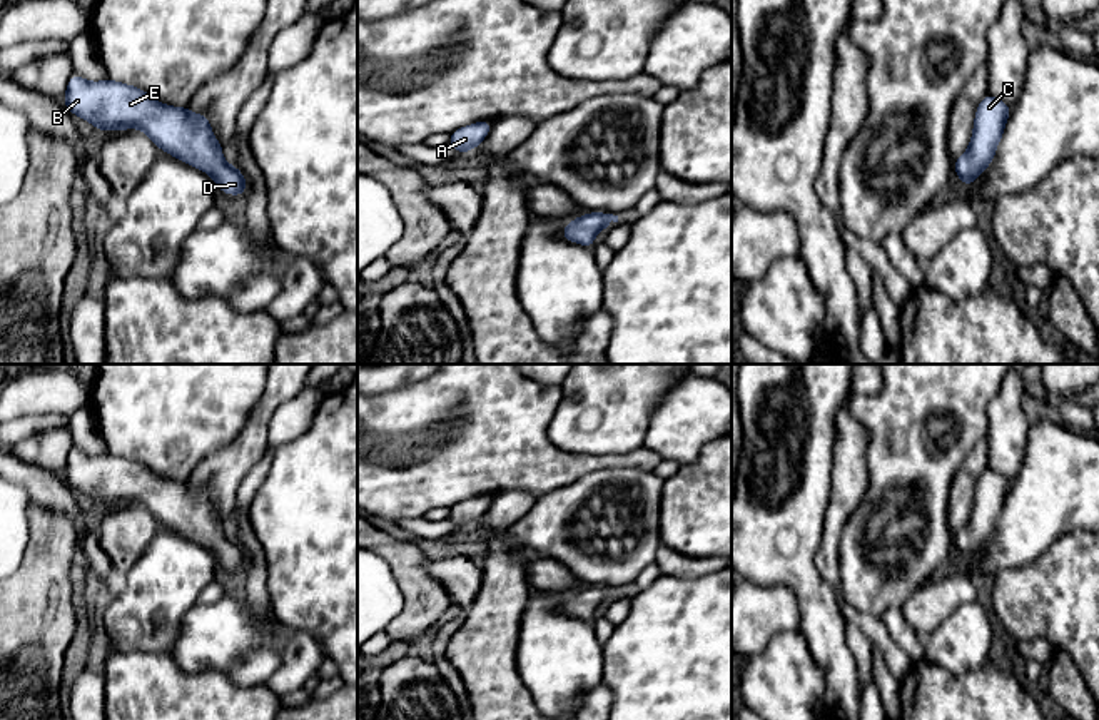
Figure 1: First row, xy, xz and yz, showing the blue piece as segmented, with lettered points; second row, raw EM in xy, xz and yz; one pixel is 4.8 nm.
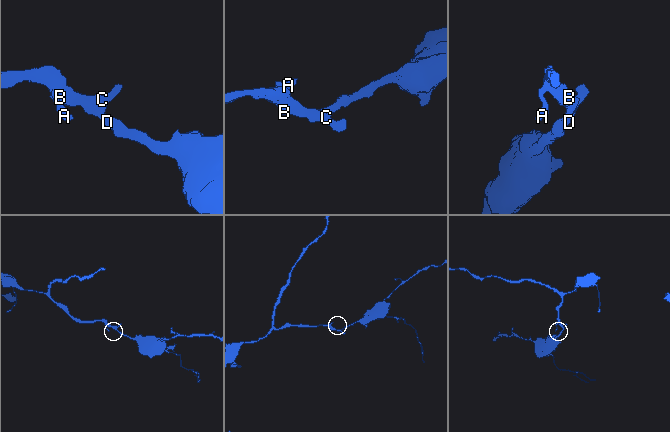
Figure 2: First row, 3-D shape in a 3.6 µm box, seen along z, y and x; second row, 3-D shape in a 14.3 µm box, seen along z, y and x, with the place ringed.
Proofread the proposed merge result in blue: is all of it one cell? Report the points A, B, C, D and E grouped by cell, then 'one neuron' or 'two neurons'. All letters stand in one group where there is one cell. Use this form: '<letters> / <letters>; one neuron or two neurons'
A B C D E; one neuron

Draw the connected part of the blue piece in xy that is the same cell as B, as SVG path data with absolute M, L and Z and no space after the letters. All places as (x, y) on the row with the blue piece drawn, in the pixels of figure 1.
M72 74L67 82L65 97L62 102L72 115L82 117L99 130L112 132L140 129L149 135L159 150L165 150L175 160L182 160L209 174L224 194L246 195L247 180L244 174L236 165L224 162L224 145L217 142L209 119L204 114L192 114L189 105L164 105L139 87L115 82L112 79L89 82L75 74Z

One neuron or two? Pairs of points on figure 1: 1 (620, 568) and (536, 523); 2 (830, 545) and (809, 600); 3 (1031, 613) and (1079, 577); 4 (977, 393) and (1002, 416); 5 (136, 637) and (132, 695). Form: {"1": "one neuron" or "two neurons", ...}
{"1": "one neuron", "2": "two neurons", "3": "one neuron", "4": "two neurons", "5": "two neurons"}

